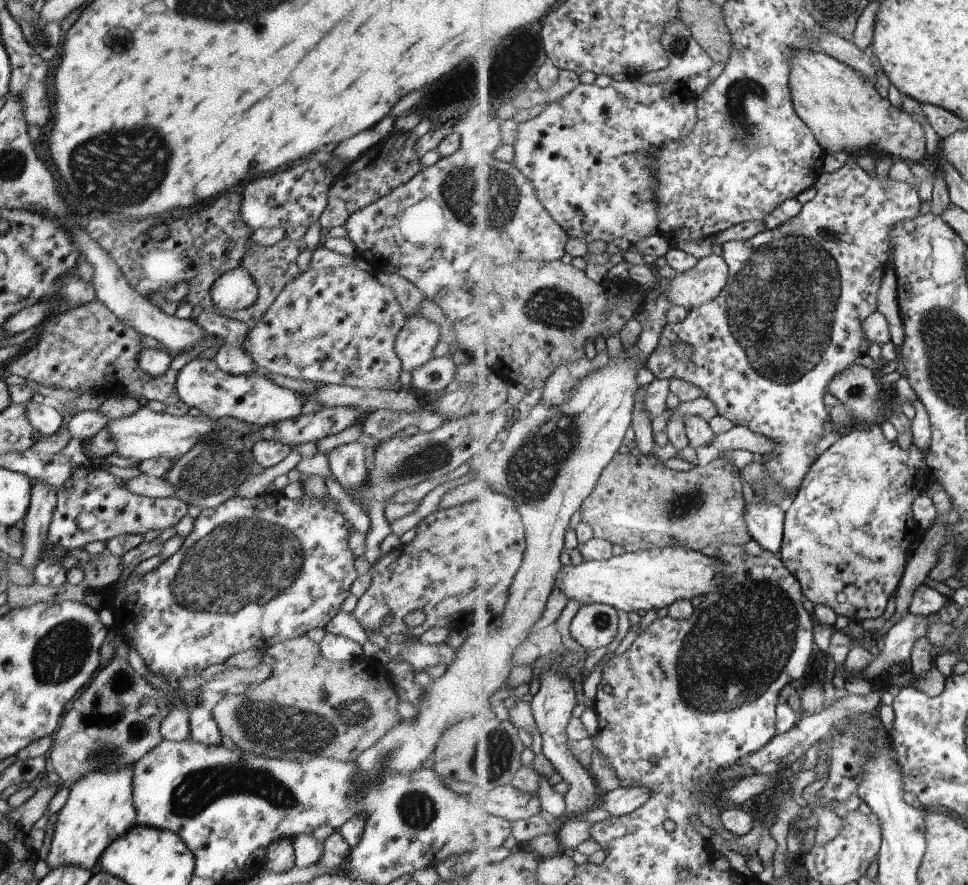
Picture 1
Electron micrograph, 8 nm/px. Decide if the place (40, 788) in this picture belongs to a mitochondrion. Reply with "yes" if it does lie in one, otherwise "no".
no

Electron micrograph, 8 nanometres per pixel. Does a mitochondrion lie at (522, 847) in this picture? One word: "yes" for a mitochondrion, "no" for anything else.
no

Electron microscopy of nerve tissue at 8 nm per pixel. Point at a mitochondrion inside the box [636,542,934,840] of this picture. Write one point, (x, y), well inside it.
(736, 650)

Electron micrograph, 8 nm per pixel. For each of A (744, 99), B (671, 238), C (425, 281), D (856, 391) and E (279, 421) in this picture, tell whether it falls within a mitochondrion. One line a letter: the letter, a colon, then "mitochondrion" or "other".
A: mitochondrion
B: other
C: other
D: mitochondrion
E: other

